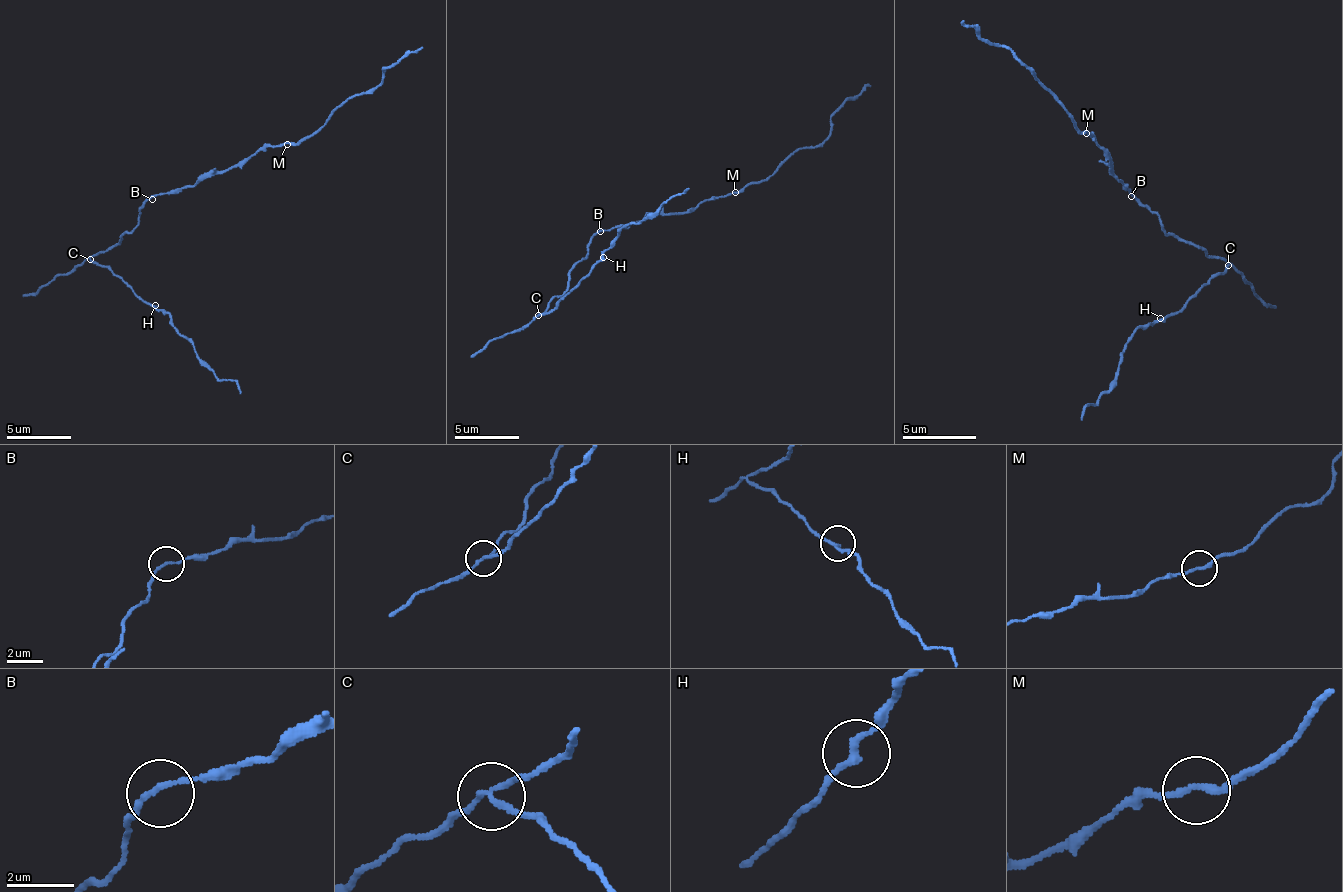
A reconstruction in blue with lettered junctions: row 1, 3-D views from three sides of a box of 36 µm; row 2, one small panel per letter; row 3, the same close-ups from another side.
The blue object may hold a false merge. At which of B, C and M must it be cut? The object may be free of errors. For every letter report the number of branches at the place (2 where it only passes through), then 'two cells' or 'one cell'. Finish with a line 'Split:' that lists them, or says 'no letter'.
B: 2 branches meet; one cell
C: 3 branches meet; two cells
M: 2 branches meet; one cell
Split: C

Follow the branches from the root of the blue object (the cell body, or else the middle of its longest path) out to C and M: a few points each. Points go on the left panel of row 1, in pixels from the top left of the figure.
C: (152, 196), (142, 205), (139, 221), (113, 247), (100, 250), (91, 260)
M: (152, 196), (181, 192), (216, 173), (242, 167), (261, 151), (287, 144)

